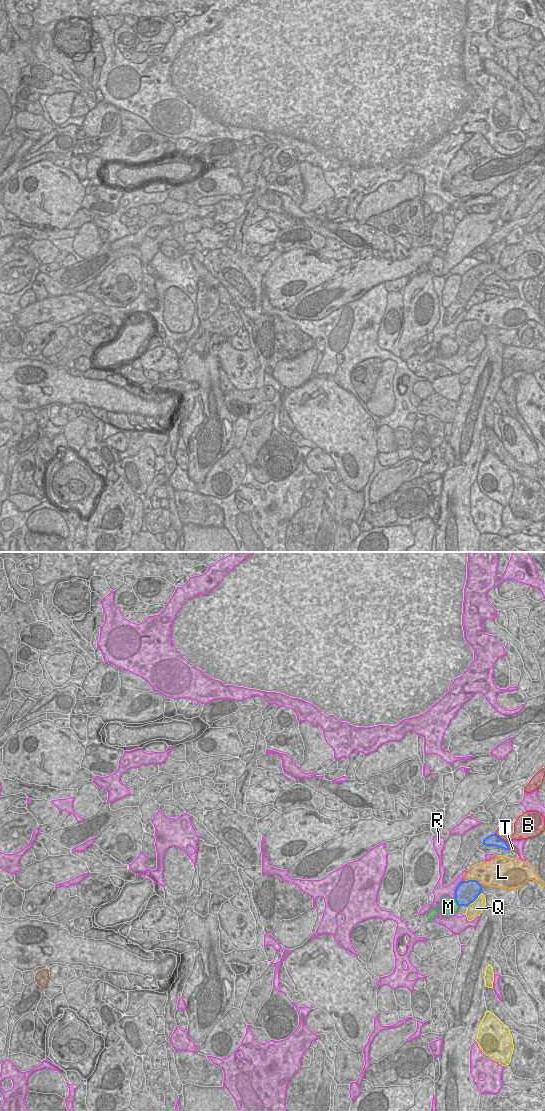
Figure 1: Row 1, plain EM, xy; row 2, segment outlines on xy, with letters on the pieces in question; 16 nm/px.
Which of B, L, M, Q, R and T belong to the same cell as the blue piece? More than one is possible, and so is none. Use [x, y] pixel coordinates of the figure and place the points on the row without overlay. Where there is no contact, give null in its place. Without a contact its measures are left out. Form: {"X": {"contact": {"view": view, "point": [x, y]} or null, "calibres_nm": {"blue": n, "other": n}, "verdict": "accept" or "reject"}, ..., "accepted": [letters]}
{"B": {"contact": {"view": "xy", "point": [499, 277]}, "calibres_nm": {"blue": 190, "other": 140}, "verdict": "reject"}, "L": {"contact": {"view": "xy", "point": [473, 320]}, "calibres_nm": {"blue": 360, "other": 380}, "verdict": "reject"}, "M": {"contact": {"view": "xy", "point": [456, 342]}, "calibres_nm": {"blue": 360, "other": 300}, "verdict": "reject"}, "Q": {"contact": {"view": "xy", "point": [474, 340]}, "calibres_nm": {"blue": 360, "other": 220}, "verdict": "reject"}, "R": {"contact": {"view": "xy", "point": [456, 329]}, "calibres_nm": {"blue": 360, "other": 190}, "verdict": "reject"}, "T": {"contact": {"view": "xy", "point": [508, 287]}, "calibres_nm": {"blue": 170, "other": 90}, "verdict": "reject"}, "accepted": []}

